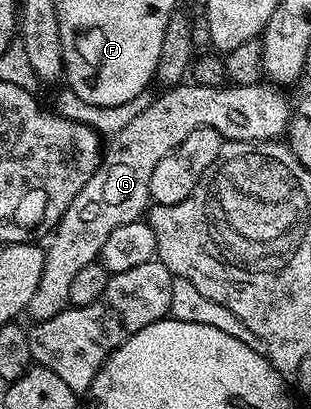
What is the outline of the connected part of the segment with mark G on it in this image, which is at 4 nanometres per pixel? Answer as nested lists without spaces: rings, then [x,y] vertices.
[[[231,83],[226,87],[187,84],[164,88],[156,101],[148,100],[141,115],[133,115],[133,120],[114,133],[108,145],[106,142],[93,179],[77,191],[73,203],[67,205],[67,210],[46,242],[45,271],[41,271],[37,291],[33,291],[33,299],[29,299],[26,311],[32,322],[48,321],[69,308],[73,278],[79,274],[81,267],[85,267],[85,263],[97,260],[101,247],[105,247],[105,239],[109,239],[117,227],[140,220],[148,212],[151,201],[149,179],[153,179],[153,170],[161,159],[185,143],[193,131],[209,127],[215,129],[224,141],[273,141],[287,132],[293,105],[290,100],[287,102],[283,94],[286,92],[274,84]]]

